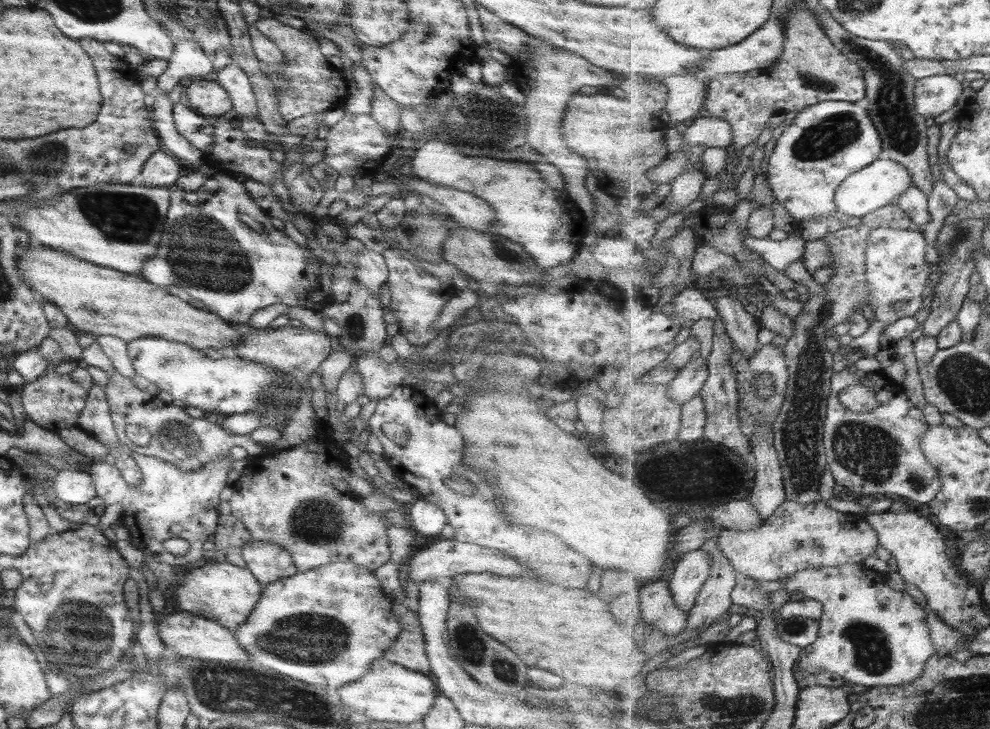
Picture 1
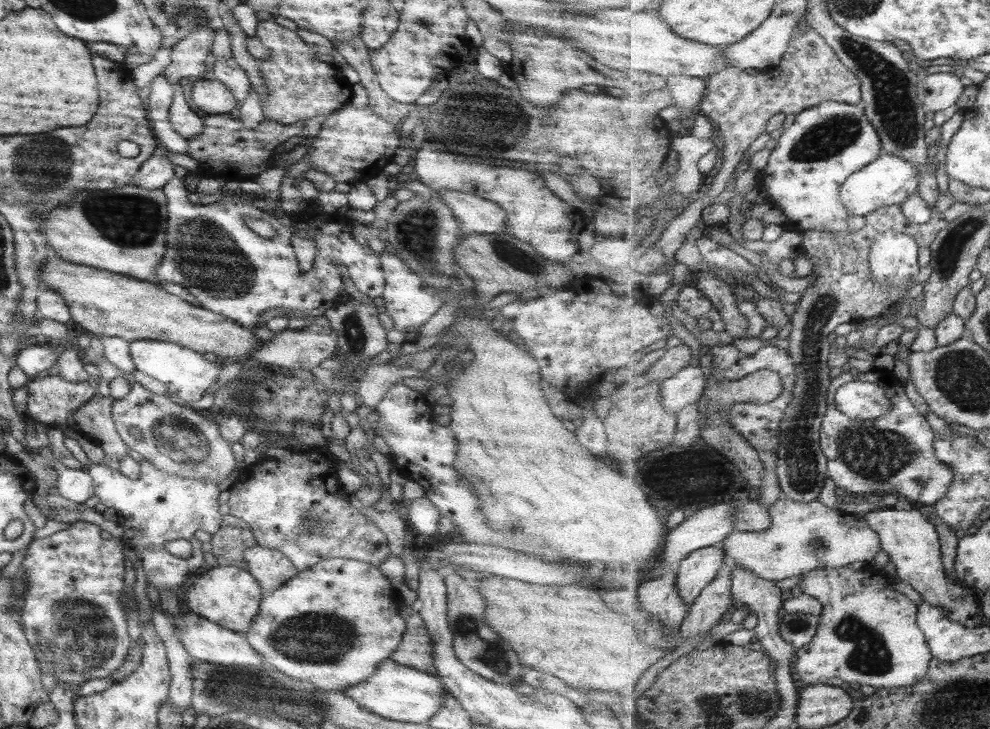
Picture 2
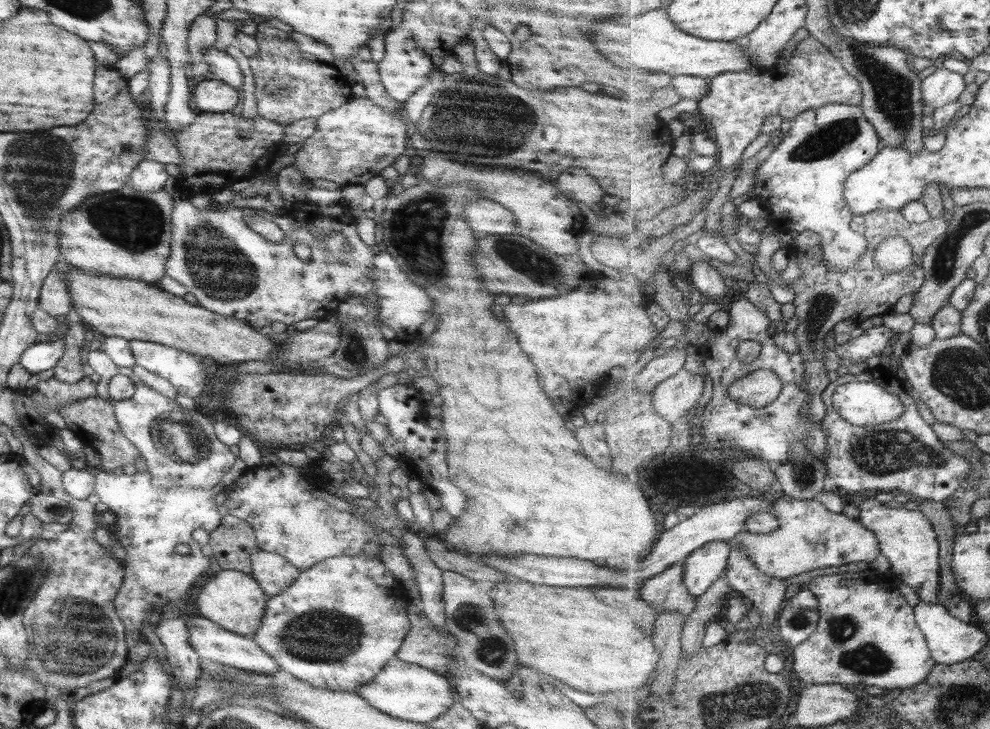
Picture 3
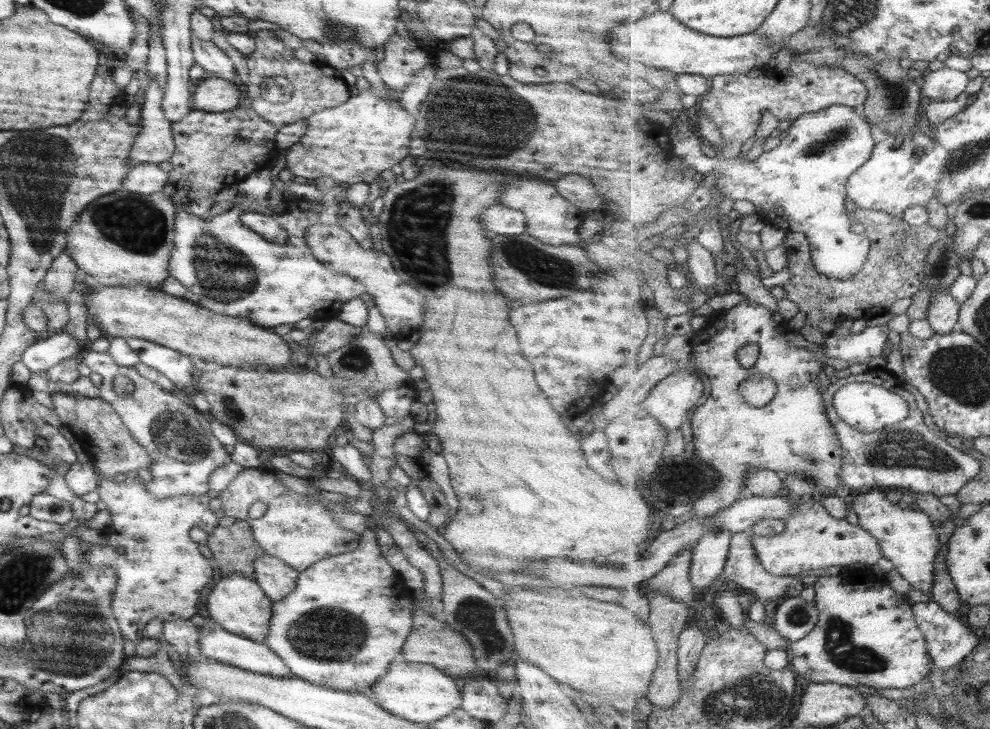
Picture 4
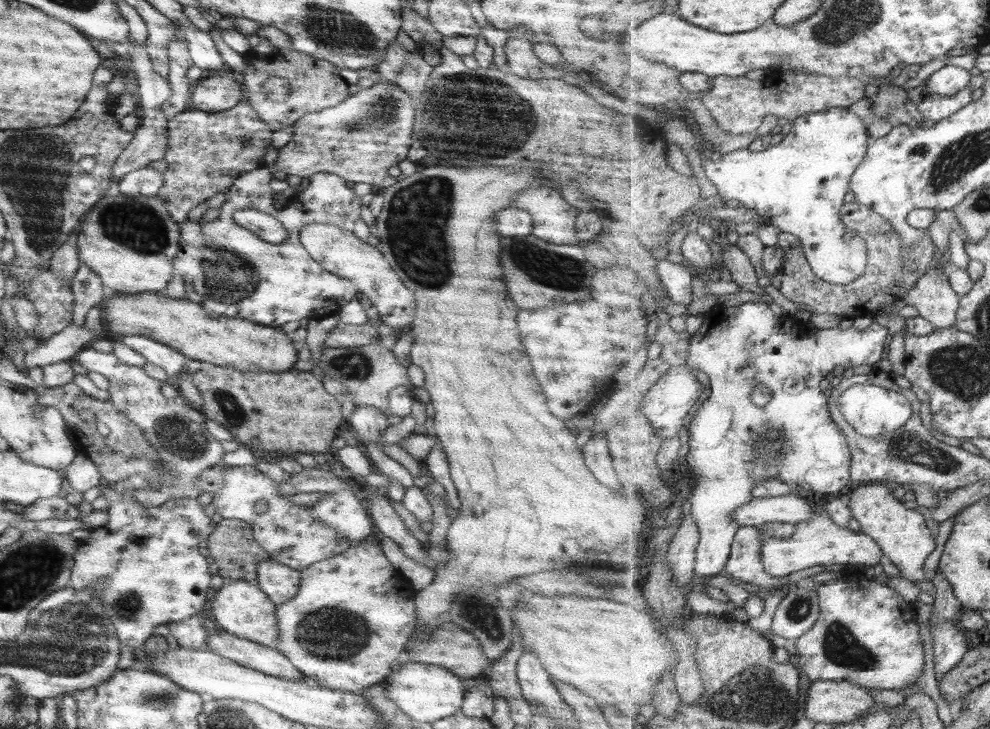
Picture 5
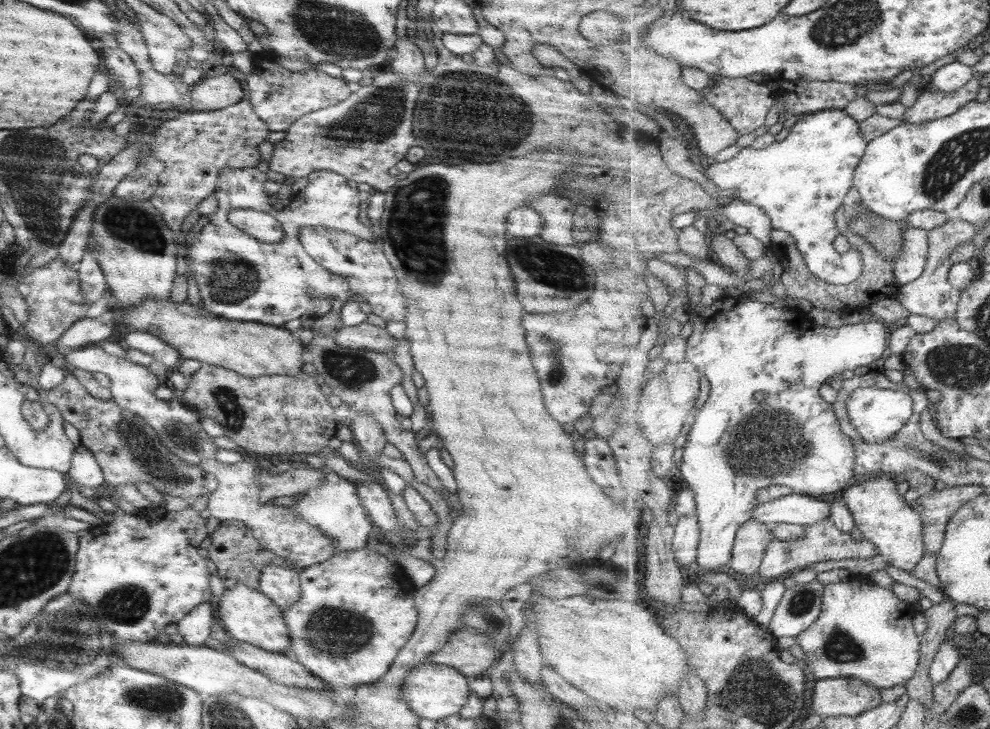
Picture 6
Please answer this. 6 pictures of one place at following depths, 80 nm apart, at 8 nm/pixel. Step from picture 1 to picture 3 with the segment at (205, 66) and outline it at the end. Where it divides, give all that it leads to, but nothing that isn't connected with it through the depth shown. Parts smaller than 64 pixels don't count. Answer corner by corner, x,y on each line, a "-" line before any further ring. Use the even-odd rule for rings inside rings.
196,16
188,28
187,50
190,54
190,64
186,66
186,75
191,79
191,65
197,62
200,52
207,47
211,47
215,40
215,21
211,16

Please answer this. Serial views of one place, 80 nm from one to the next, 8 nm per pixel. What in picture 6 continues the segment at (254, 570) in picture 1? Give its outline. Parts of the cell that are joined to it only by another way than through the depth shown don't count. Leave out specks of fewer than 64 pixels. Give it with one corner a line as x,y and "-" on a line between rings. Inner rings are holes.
273,564
264,566
258,578
258,591
283,610
298,599
298,571

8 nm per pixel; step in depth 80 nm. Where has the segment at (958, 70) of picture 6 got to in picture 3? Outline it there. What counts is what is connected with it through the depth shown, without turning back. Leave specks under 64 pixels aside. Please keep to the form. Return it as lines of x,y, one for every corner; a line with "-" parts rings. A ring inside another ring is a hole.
943,66
922,80
922,97
925,104
936,109
957,102
965,88
965,76

